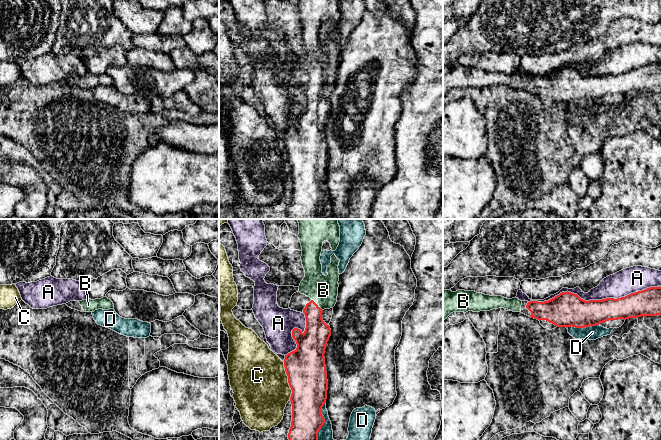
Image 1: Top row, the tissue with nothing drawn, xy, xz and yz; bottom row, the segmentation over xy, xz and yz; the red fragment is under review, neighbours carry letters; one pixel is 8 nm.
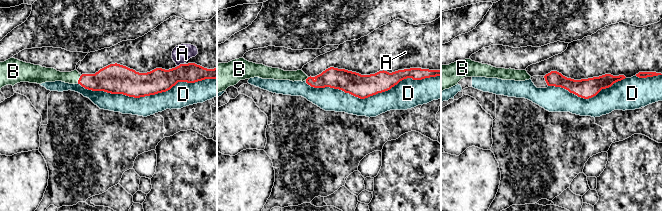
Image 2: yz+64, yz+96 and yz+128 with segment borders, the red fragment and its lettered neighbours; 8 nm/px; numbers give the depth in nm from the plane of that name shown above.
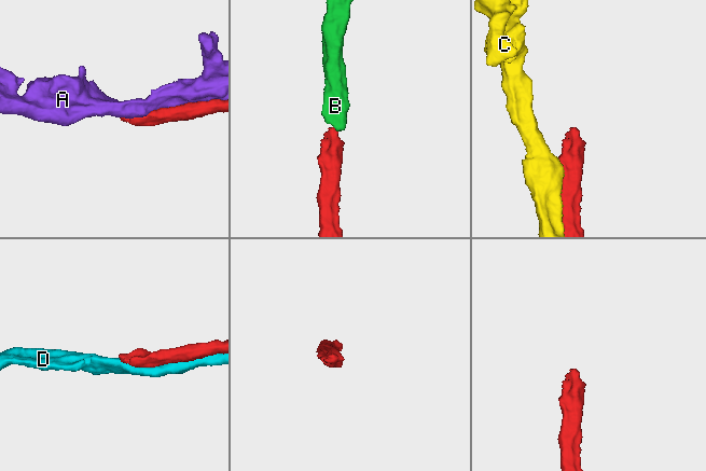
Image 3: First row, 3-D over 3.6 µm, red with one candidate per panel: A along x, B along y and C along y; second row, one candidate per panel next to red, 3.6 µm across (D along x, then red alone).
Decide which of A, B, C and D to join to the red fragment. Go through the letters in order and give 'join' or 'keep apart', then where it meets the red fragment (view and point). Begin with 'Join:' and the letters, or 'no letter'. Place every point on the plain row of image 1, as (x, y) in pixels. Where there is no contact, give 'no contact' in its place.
Join: B
A: keep apart; contact yz (592, 76)
B: join; contact xz (317, 81)
C: keep apart; contact xz (288, 157)
D: keep apart; contact xz (324, 198)

